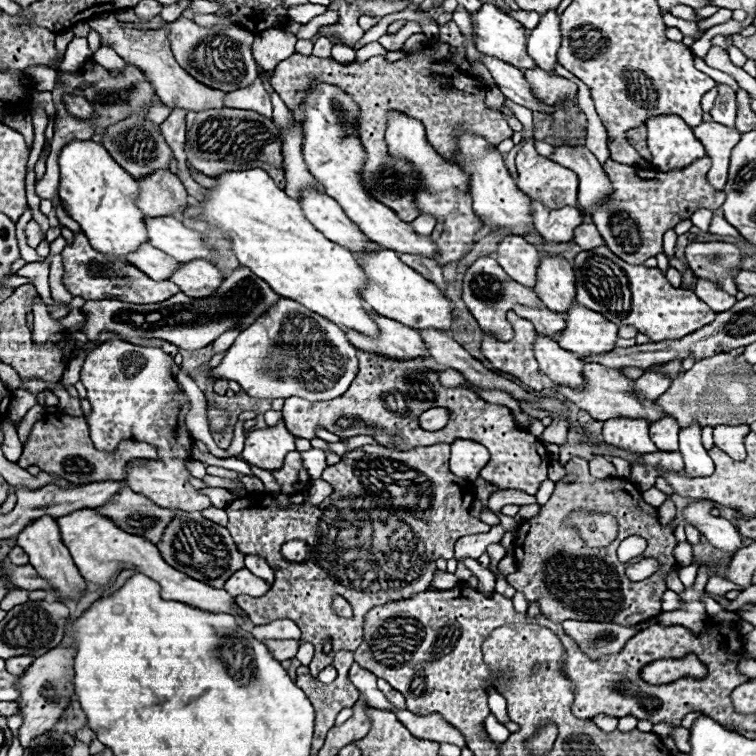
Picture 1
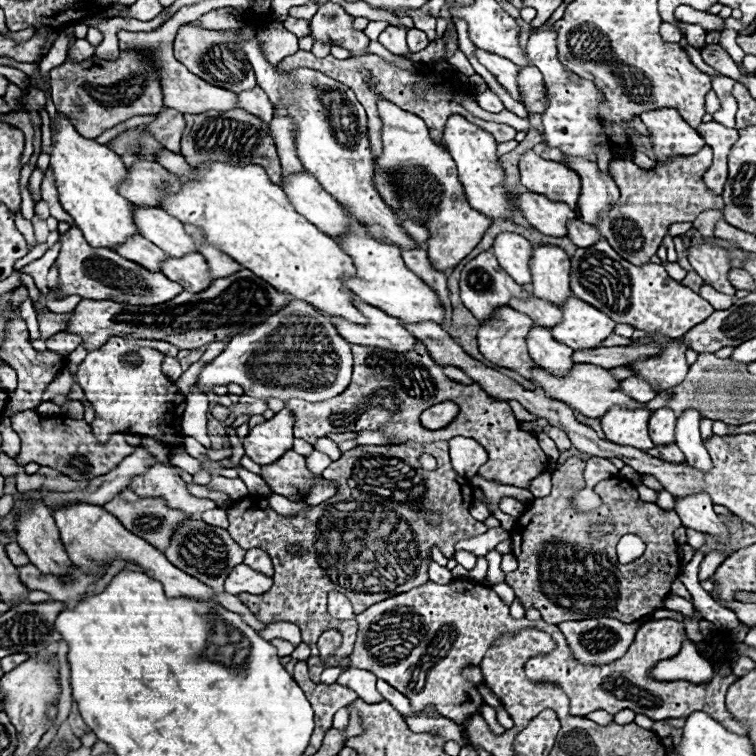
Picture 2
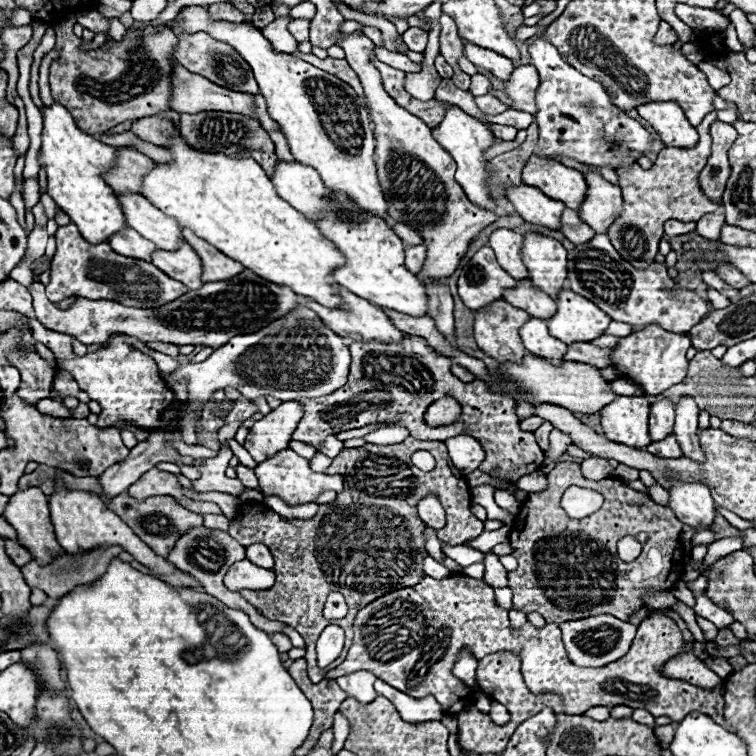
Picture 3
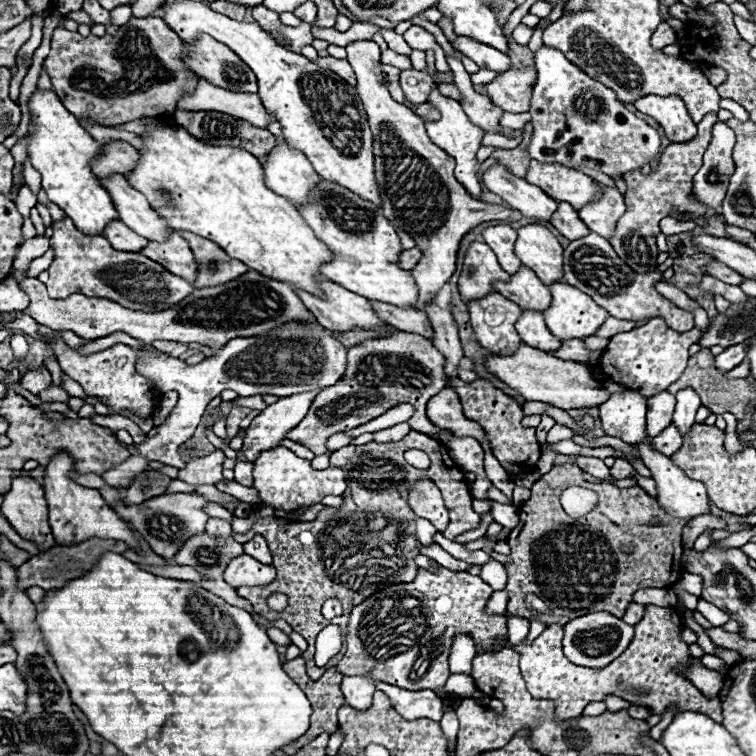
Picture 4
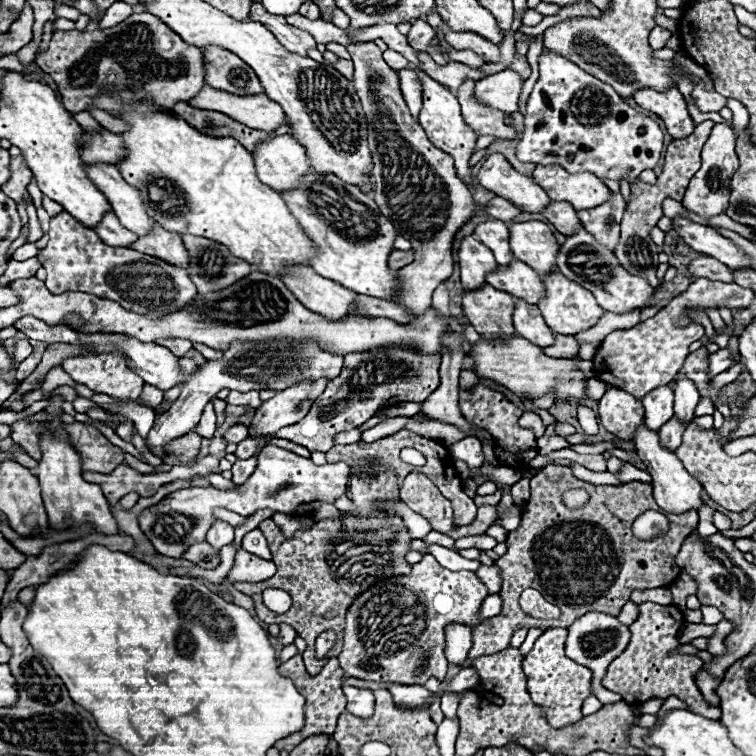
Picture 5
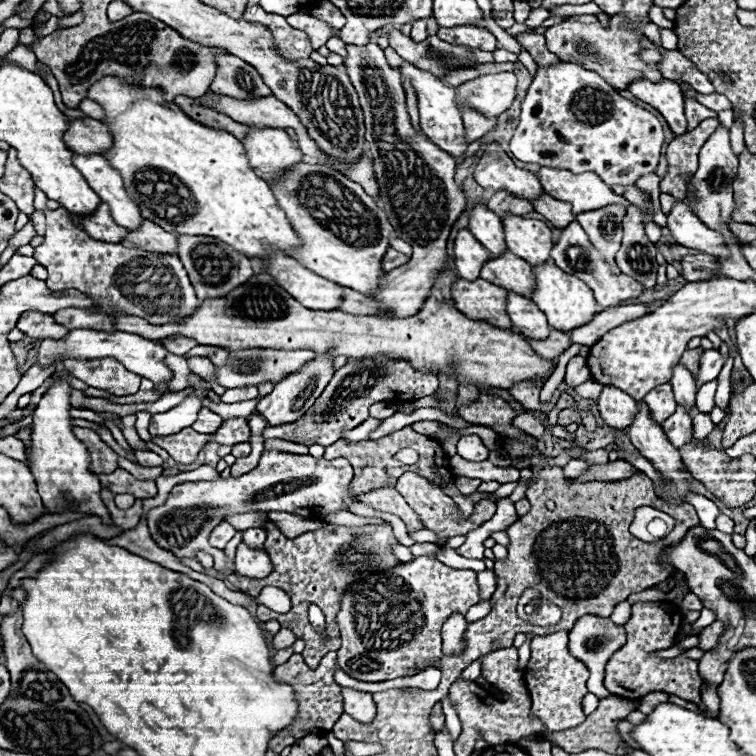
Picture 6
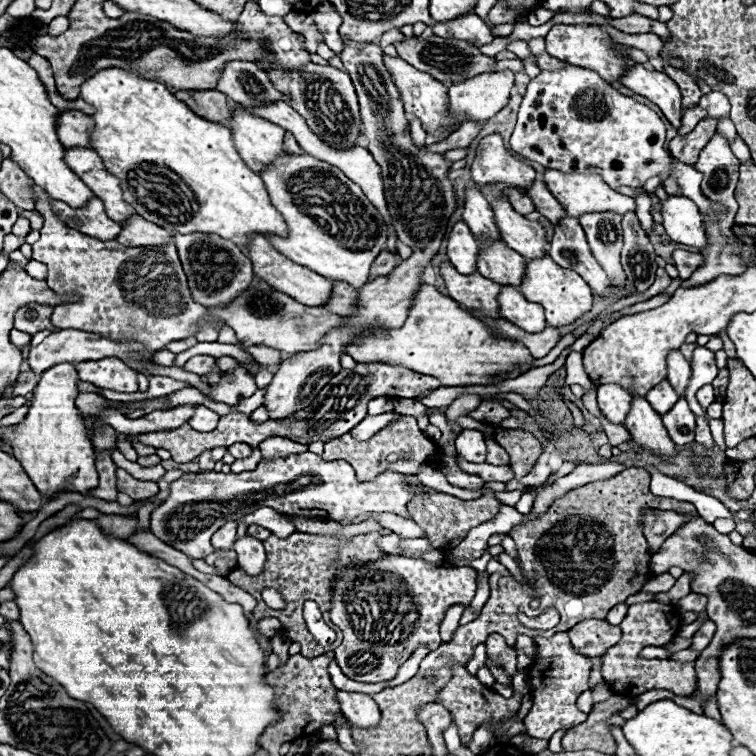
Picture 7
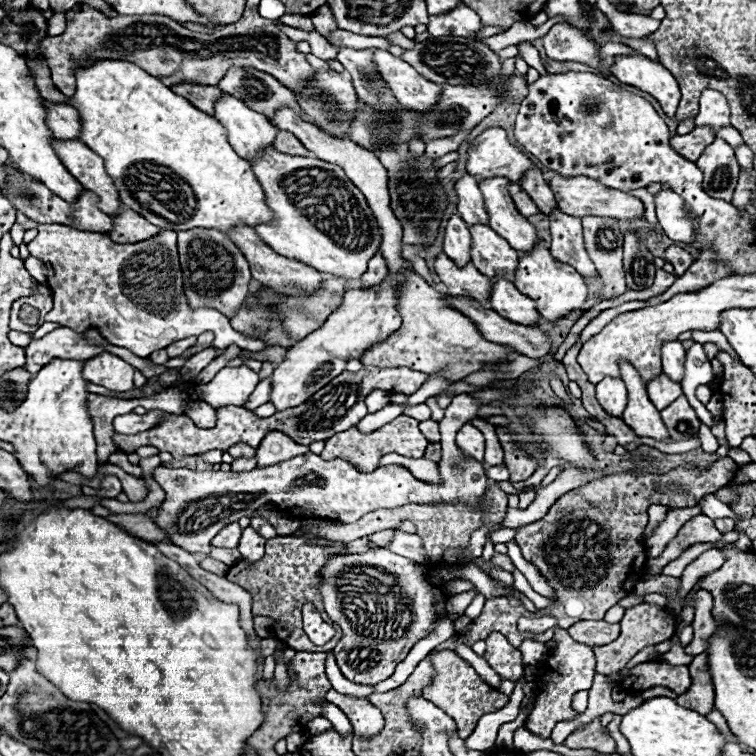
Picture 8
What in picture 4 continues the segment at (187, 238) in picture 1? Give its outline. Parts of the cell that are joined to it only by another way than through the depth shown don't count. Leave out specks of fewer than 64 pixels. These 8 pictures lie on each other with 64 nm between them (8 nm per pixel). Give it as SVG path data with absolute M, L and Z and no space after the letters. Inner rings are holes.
M112 174L110 178L98 178L98 182L108 190L112 202L114 202L114 208L118 212L118 218L130 228L134 230L136 234L144 236L146 240L164 240L166 234L170 234L172 230L168 230L168 226L164 226L164 218L160 218L148 204L148 200L144 198L144 194L140 194L138 190L134 190L126 180L124 176L120 174Z

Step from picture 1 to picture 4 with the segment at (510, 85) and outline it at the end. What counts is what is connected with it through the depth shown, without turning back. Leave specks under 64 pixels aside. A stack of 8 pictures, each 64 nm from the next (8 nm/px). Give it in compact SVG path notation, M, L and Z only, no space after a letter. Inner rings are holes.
M456 36L456 40L452 42L452 46L460 52L464 52L468 58L472 58L478 66L482 68L490 68L490 70L496 70L498 74L508 70L510 68L510 58L500 52L500 50L494 50L492 46L488 44L482 44L474 38L468 38L468 36Z

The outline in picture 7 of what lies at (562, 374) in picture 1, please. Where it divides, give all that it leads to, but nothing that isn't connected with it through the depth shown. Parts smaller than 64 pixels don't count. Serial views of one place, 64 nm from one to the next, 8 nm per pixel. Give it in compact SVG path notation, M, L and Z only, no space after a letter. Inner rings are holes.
M502 284L498 294L498 304L500 304L500 314L512 324L520 326L522 330L540 332L546 328L542 306L536 302L528 302L514 286Z

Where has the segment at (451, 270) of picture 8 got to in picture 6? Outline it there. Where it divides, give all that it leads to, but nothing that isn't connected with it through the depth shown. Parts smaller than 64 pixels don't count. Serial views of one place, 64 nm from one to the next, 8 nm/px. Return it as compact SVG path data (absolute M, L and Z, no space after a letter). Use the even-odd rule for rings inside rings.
M456 278L450 290L456 308L464 312L468 318L484 320L504 330L512 326L512 322L508 322L508 314L504 314L504 294L508 294L506 288L490 284L482 278L478 280Z

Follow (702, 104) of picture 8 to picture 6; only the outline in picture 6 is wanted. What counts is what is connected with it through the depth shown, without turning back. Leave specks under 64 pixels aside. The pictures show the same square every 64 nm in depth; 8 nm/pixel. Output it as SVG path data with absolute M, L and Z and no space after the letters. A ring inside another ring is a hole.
M714 92L714 94L698 94L696 100L698 100L700 104L704 104L706 108L714 110L714 112L722 112L722 110L732 108L730 100L728 100L724 94L718 94L718 92Z

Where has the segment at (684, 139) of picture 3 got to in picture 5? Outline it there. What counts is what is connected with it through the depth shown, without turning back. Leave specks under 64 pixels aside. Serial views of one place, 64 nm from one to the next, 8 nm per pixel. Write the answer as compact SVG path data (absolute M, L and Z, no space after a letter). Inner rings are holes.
M640 88L634 92L634 100L642 108L658 114L664 120L668 134L672 138L686 138L688 134L692 134L694 124L688 114L684 96L680 94L678 88L668 88L664 92L652 88Z

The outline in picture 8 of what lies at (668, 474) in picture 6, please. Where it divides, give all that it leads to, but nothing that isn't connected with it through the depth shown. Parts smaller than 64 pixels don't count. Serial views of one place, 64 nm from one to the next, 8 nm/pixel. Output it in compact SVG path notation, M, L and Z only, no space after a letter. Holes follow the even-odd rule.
M620 360L618 366L620 366L620 376L628 388L628 406L622 414L624 422L642 438L656 438L656 440L670 438L660 418L660 410L656 410L656 406L650 402L646 394L646 388L638 370L626 360Z

